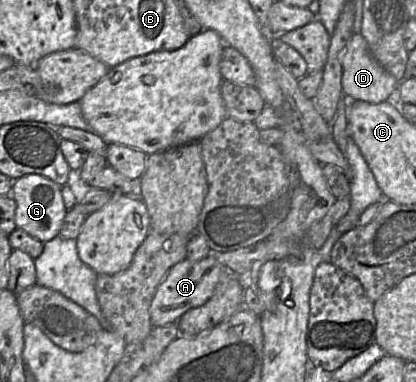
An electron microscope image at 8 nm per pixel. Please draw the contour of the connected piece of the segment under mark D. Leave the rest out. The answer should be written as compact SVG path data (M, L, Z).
M361 33L348 41L342 68L343 94L351 101L378 104L395 99L399 81L372 57Z

